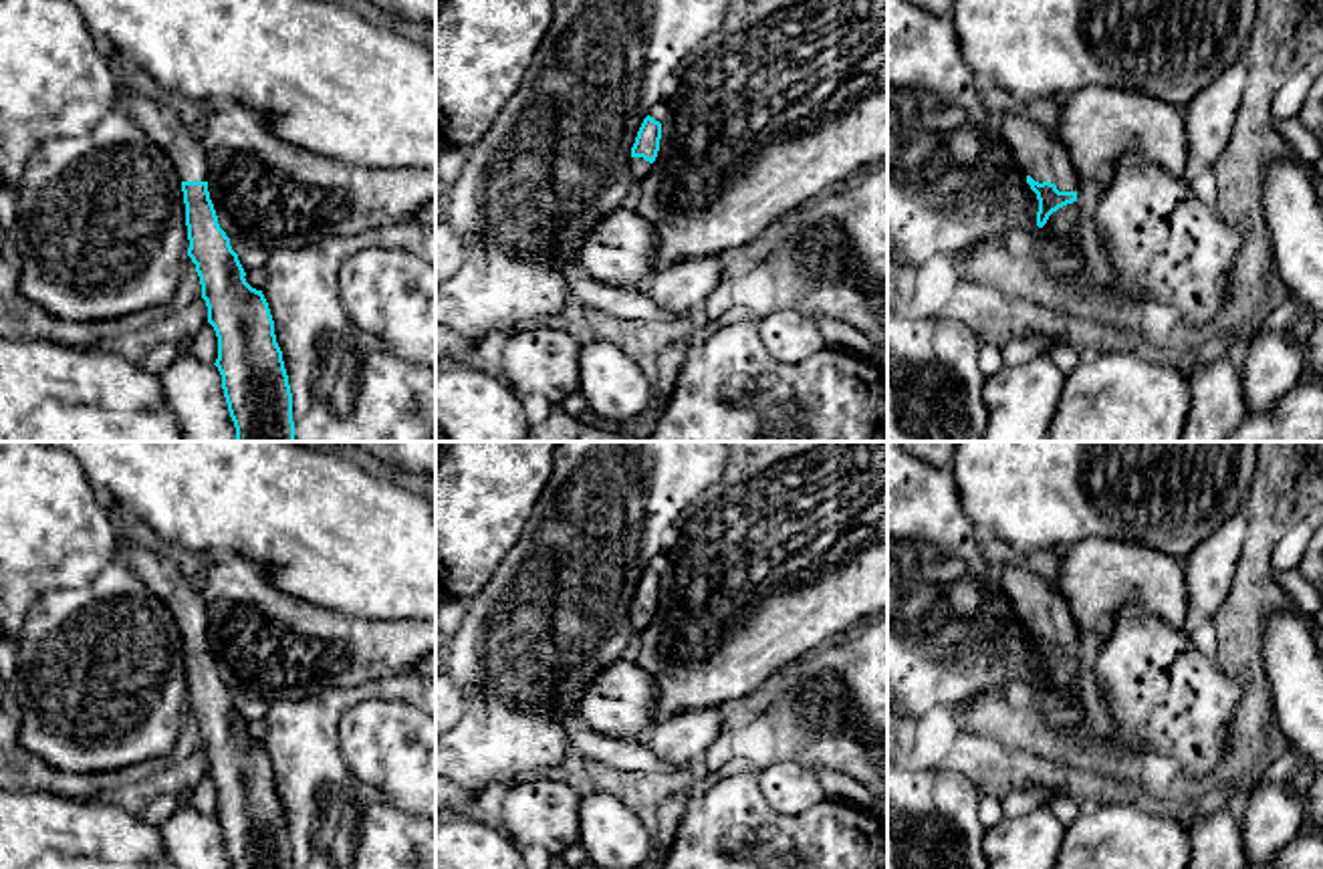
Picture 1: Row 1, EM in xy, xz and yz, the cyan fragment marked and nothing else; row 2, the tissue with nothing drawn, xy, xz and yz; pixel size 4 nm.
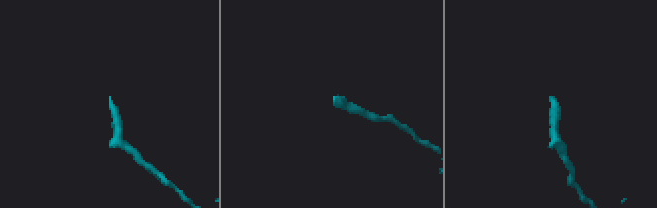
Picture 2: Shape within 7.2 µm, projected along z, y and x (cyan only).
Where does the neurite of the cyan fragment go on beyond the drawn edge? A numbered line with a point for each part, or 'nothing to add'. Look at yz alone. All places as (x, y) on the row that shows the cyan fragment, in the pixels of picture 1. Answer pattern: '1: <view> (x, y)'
1: yz (1037, 152)

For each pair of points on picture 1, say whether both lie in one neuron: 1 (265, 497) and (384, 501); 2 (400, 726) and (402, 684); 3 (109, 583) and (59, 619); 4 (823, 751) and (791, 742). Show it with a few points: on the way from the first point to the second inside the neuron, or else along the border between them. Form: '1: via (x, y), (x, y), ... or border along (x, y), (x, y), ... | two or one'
1: via (295, 501), (353, 501) | one
2: border along (355, 702), (386, 698), (406, 700), (414, 706) | two
3: via (97, 595), (71, 619) | one
4: via (815, 742), (799, 742) | one

